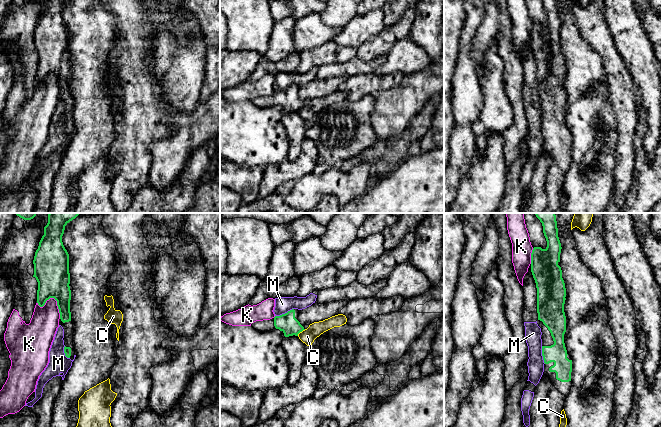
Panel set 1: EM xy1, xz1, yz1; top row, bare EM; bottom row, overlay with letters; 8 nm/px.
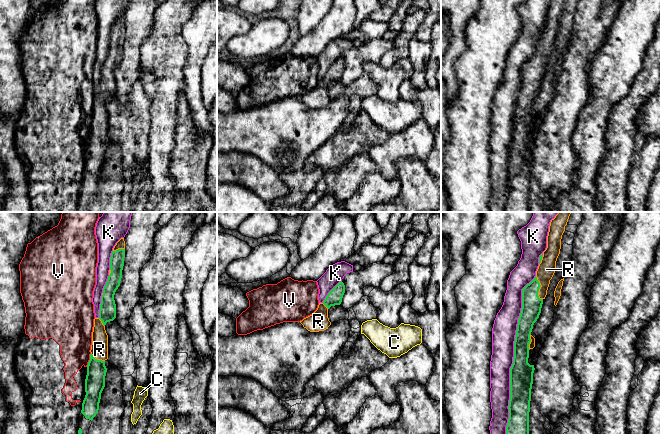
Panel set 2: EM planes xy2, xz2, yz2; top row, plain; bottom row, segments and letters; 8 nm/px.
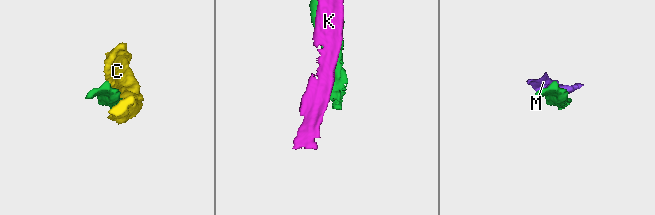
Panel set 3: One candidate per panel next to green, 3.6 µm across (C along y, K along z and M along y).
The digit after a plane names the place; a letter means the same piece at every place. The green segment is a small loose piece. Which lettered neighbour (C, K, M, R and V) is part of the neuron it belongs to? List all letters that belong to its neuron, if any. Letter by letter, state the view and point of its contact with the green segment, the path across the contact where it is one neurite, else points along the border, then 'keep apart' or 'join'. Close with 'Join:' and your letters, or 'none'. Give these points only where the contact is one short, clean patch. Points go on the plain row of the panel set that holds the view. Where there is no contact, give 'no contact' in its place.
C: meets green in xz1 at (301, 107); keep apart
K: meets green in yz2 at (514, 131); keep apart
M: meets green in xz1 at (285, 89); border along xz1 (293, 84), (275, 92); keep apart
R: meets green in yz2 at (539, 64); join
V: meets green in xy2 at (89, 136); border along xy2 (90, 129), (90, 135), (86, 142); keep apart
Join: R

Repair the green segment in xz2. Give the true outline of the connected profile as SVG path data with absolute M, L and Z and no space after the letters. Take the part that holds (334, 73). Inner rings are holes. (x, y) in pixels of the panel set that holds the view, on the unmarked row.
M339 58L326 72L322 79L319 79L317 86L310 92L304 94L300 99L310 108L319 108L328 105L331 98L328 94L328 85L331 82L340 81L345 69L345 61Z

